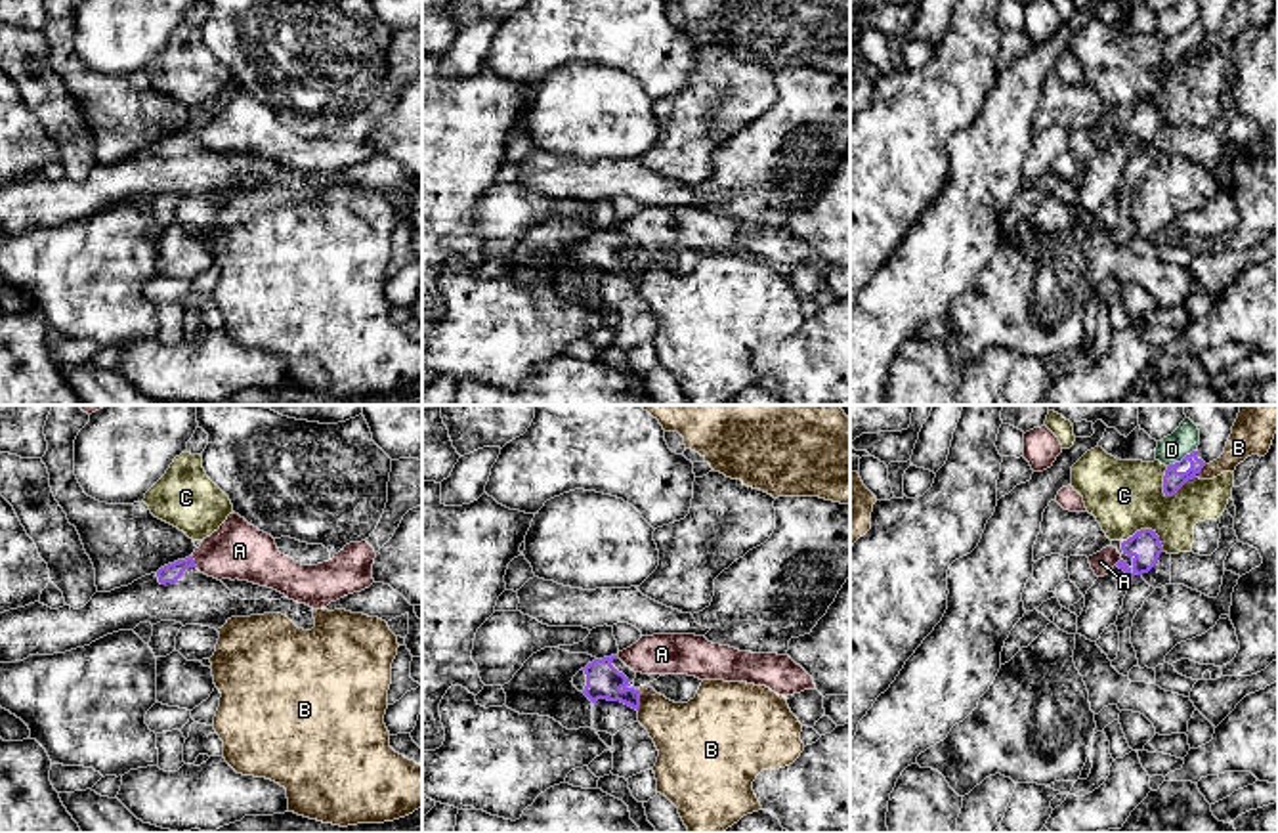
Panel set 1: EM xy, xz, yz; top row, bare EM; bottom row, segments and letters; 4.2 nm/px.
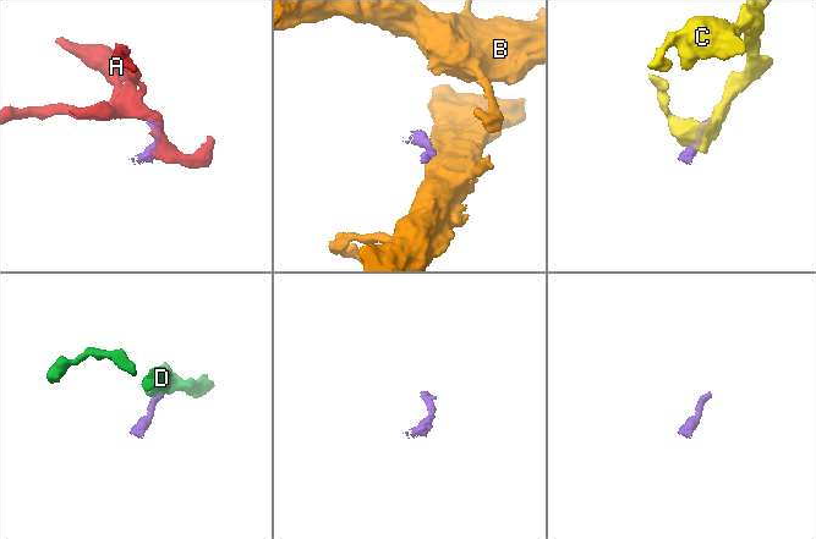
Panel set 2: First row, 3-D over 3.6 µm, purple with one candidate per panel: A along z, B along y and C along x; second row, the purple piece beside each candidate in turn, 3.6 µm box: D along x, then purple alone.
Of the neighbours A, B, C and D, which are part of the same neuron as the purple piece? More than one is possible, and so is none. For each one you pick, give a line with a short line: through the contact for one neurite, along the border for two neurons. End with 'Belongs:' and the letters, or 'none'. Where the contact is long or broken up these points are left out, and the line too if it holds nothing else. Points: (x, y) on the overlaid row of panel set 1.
Belongs: none

